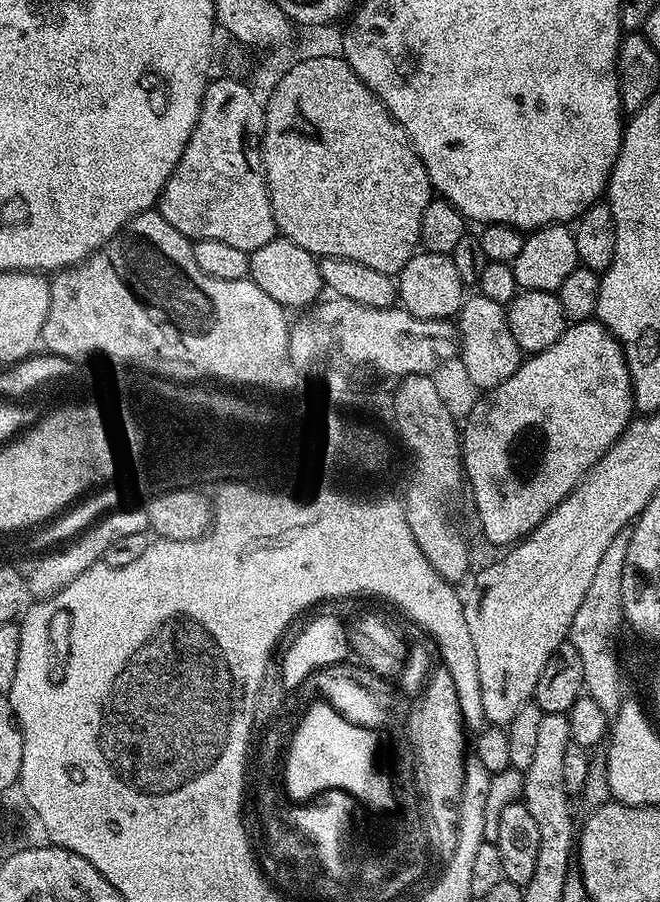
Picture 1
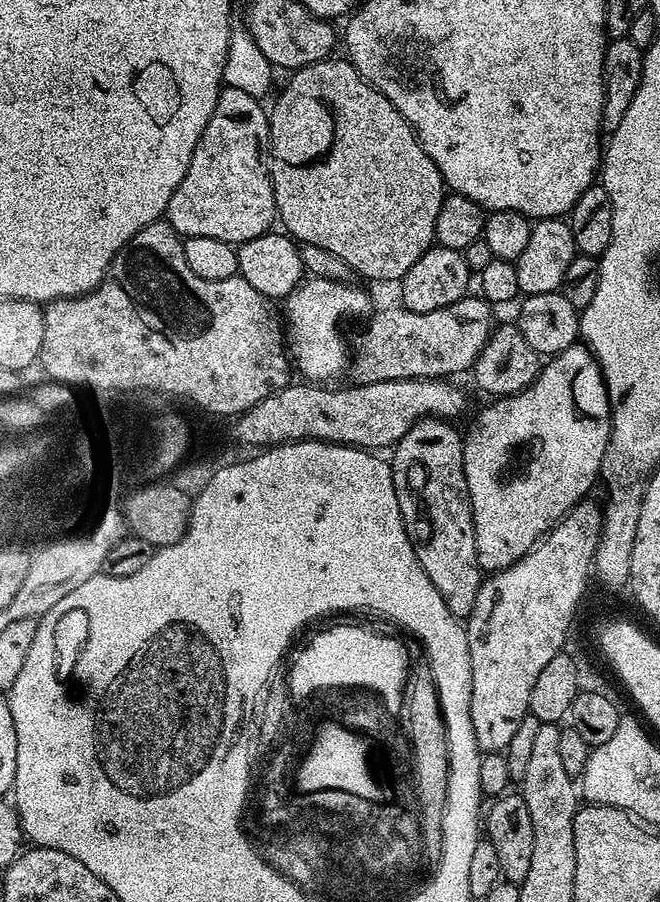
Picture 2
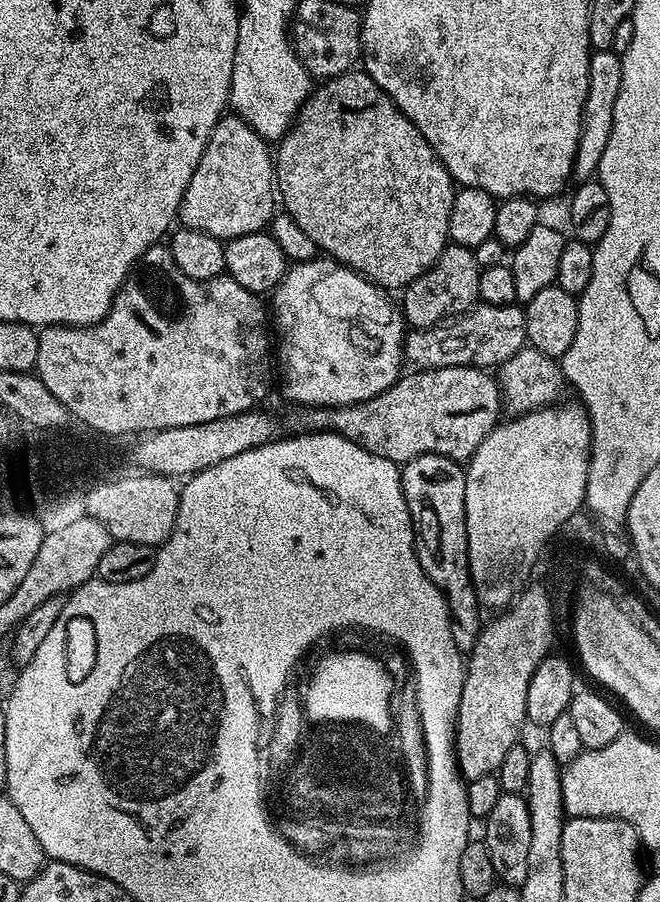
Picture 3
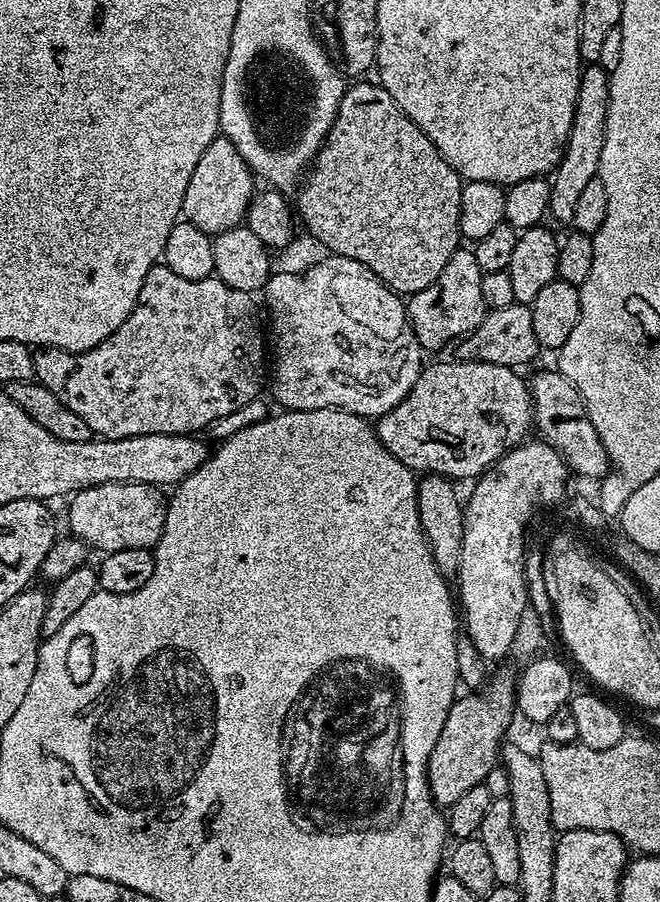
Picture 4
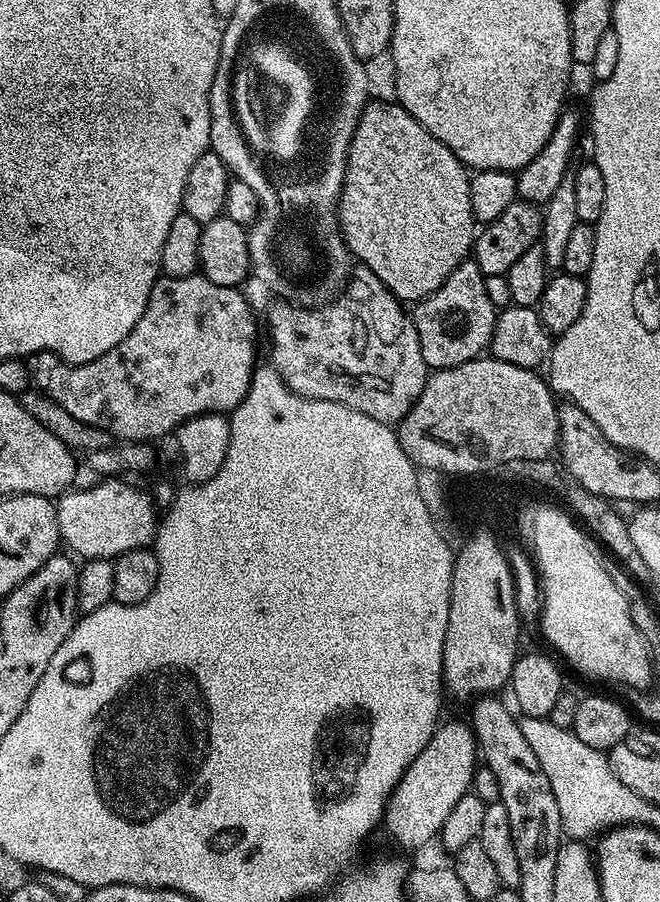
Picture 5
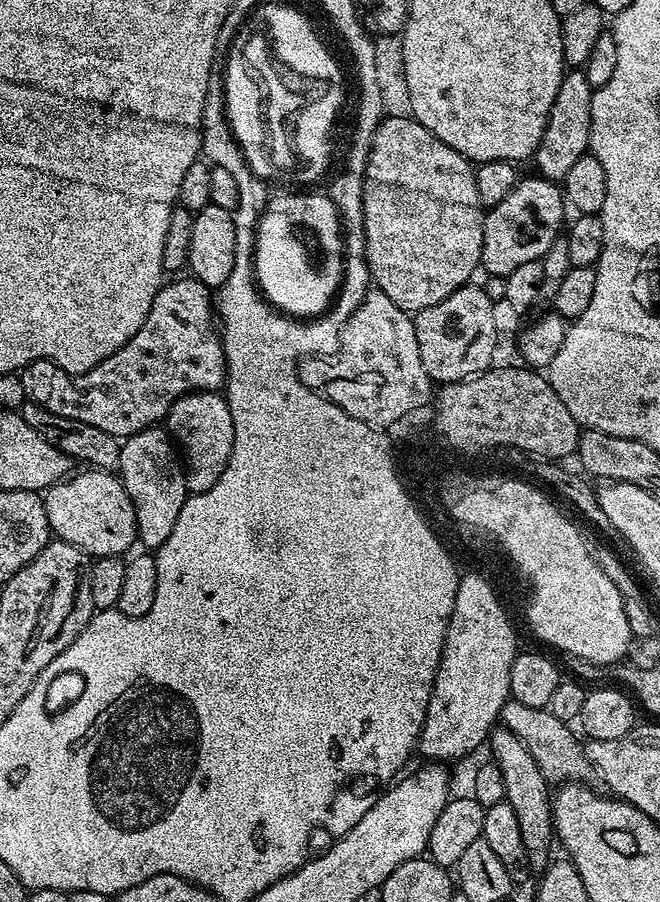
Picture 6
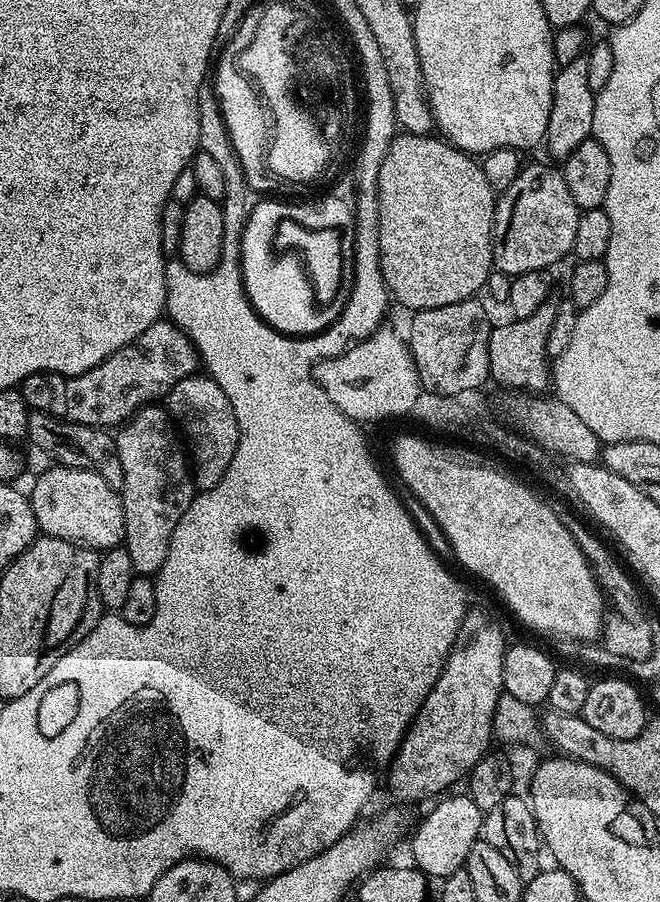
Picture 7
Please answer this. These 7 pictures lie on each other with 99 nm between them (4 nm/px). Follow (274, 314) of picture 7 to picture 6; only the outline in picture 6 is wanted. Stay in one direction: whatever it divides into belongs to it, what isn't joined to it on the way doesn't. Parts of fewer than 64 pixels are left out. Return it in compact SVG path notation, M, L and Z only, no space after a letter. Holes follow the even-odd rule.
M280 194L264 209L256 227L256 283L265 300L281 313L293 318L315 318L328 311L340 287L344 275L342 240L332 237L335 215L328 220L320 216L320 224L308 224L308 228L304 228L304 224L296 220L296 208L300 208L300 204L304 204L304 194ZM280 204L284 204L284 208L280 208ZM311 256L324 260L316 264Z

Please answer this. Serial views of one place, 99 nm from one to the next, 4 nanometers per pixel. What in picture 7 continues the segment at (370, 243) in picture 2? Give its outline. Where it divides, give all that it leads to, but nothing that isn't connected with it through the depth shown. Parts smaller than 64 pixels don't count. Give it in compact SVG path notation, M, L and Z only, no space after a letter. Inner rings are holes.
M413 132L397 134L392 139L390 150L386 150L386 158L382 158L382 170L378 170L378 250L380 251L380 265L382 278L388 287L389 297L396 300L404 308L412 308L413 313L430 310L438 306L450 306L454 302L471 300L477 295L476 291L483 289L488 282L488 276L493 272L492 263L492 227L498 193L486 182L486 174L480 169L480 160L469 153L460 151L453 144L436 134L419 136Z

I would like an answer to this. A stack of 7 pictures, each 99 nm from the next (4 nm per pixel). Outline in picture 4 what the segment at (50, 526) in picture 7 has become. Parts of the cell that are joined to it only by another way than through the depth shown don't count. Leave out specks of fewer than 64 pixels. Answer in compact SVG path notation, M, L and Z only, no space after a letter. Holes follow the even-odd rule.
M96 484L93 488L82 488L67 501L68 524L72 527L71 535L84 541L89 549L97 548L100 554L130 550L131 548L155 549L164 532L166 522L166 496L159 487L151 484Z

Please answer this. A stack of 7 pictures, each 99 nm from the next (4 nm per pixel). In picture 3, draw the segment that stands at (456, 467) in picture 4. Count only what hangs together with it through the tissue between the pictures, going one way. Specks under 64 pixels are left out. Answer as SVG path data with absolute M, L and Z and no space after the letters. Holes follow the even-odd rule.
M426 368L412 370L409 376L401 375L384 393L362 404L340 407L296 406L292 410L284 420L289 433L337 432L339 436L350 438L350 442L370 450L370 454L403 466L420 455L442 455L459 462L471 460L482 438L486 438L490 430L501 423L502 397L497 377L491 371L483 368Z

